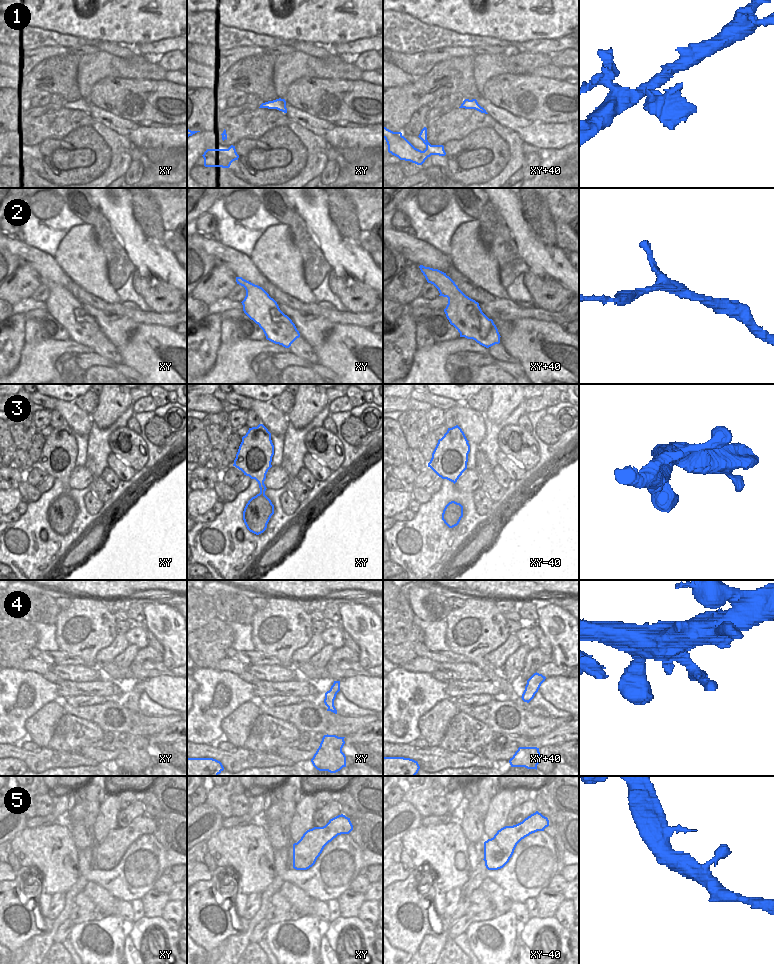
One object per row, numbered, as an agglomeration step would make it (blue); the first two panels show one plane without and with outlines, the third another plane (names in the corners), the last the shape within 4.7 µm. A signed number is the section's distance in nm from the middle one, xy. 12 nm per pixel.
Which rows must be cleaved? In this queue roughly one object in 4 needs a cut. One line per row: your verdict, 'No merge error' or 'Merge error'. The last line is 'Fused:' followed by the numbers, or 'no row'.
1: No merge error
2: No merge error
3: No merge error
4: No merge error
5: No merge error
Fused: no row.

